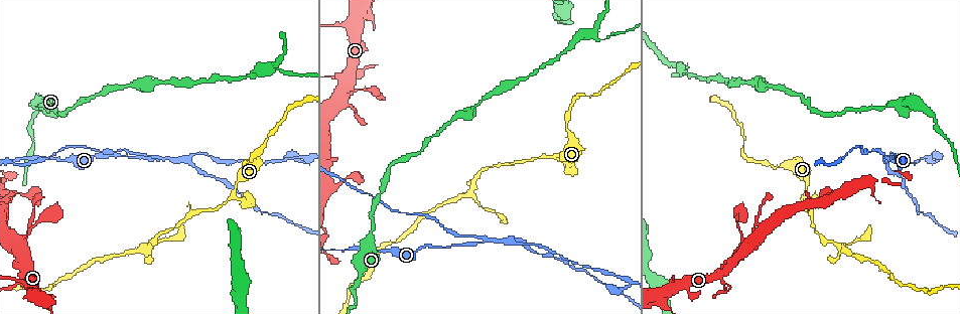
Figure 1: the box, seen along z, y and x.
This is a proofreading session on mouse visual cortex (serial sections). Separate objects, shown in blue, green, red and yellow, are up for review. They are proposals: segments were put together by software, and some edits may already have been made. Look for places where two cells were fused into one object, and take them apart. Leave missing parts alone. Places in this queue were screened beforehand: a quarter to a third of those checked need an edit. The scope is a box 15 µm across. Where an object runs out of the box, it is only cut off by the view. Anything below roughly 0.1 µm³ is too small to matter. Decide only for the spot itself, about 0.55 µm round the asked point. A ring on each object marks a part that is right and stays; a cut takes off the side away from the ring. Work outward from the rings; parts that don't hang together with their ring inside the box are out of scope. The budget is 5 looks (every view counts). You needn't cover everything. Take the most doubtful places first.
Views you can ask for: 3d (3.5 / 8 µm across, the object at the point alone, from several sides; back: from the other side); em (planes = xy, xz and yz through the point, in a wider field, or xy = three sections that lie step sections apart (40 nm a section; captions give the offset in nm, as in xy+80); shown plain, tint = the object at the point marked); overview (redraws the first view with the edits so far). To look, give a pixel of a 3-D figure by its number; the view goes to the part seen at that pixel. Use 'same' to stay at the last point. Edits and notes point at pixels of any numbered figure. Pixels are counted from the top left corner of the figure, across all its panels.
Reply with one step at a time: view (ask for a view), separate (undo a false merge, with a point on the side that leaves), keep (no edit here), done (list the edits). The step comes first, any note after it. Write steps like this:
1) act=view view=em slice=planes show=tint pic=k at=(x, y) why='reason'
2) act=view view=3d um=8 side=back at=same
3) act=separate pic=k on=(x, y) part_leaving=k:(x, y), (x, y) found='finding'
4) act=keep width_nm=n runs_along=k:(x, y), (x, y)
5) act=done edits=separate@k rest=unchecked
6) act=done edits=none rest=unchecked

act=view view=3d um=3.5 pic=1 at=(684, 67) why='two arms in line, one across'

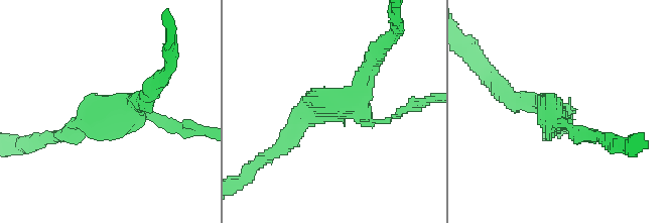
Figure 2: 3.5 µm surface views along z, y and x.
act=view view=em slice=xy step=1 show=tint pic=2 at=(118, 109) arms=3 arm_widths_nm=100,200,250 why='shape alone is not enough'

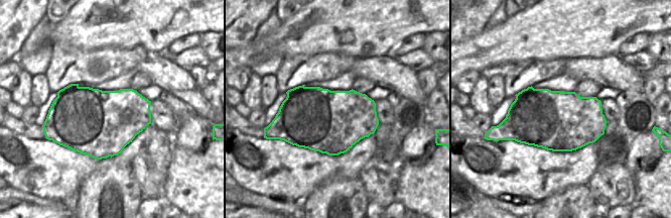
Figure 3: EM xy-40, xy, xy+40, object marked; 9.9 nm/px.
act=separate pic=2 on=(178, 127) part_leaving=2:(149, 116), (164, 125), (205, 131) found='a second cell is stuck on'

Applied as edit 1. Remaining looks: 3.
act=view view=overview why='see it whole again'

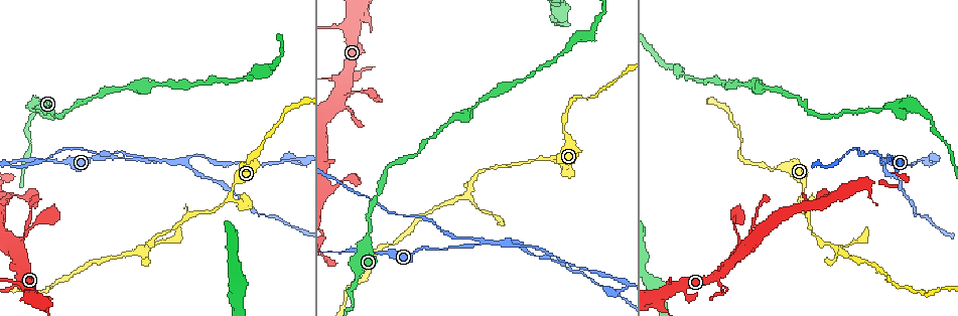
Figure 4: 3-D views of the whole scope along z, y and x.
act=view view=3d um=3.5 side=back pic=4 at=(12, 286) why='calibre changes'

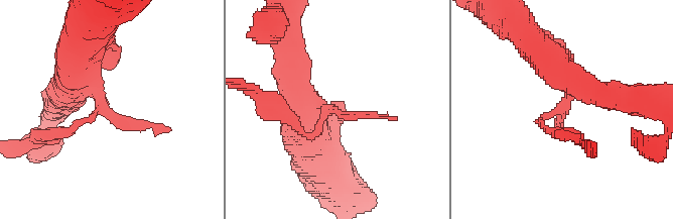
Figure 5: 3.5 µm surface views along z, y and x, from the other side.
act=view view=em slice=xy step=2 show=tint pic=5 at=(338, 111)

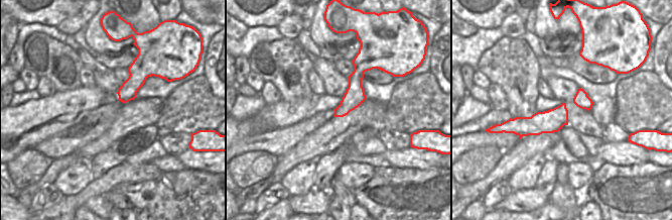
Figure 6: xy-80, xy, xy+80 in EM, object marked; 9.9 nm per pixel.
act=keep runs_along=5:(70, 83), (86, 83), (119, 120), (165, 132) found='continuous, no second cell'

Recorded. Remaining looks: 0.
act=done edits=separate@2 rest=unchecked

